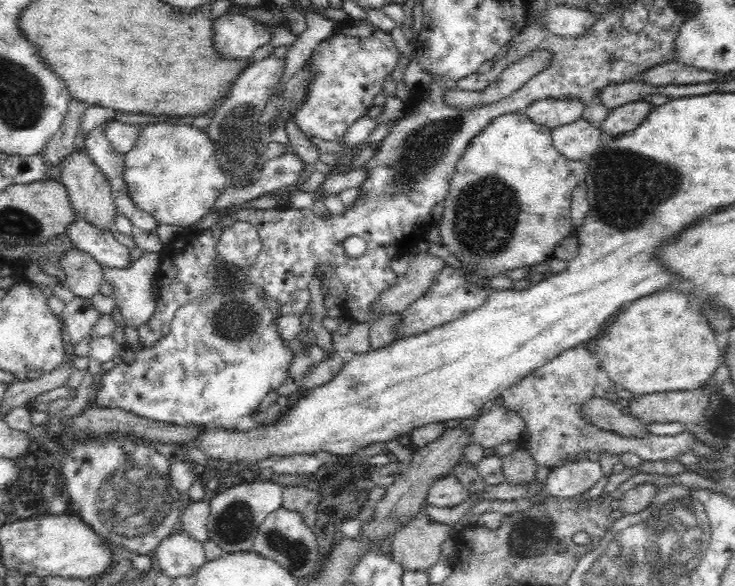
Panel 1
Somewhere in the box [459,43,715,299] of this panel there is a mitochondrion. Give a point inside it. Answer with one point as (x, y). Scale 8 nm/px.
(630, 187)

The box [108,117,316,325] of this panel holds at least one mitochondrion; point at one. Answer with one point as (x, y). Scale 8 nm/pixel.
(233, 275)

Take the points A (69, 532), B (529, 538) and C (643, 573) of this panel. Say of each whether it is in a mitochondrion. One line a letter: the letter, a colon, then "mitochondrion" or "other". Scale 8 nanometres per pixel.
A: other
B: mitochondrion
C: mitochondrion

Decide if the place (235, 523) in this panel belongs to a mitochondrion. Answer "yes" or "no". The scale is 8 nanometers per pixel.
yes

